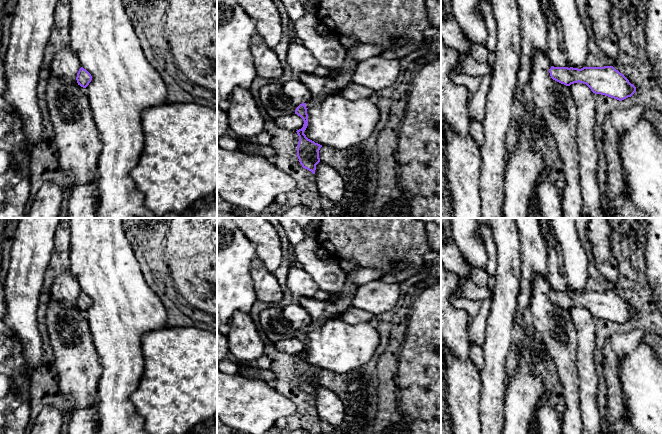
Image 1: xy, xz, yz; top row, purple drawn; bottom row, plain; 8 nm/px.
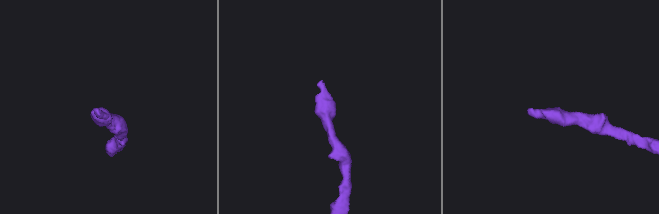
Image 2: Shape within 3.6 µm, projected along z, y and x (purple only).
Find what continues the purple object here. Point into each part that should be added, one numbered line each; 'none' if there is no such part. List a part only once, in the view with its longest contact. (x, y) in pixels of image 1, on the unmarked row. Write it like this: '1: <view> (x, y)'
1: xz (314, 325)

